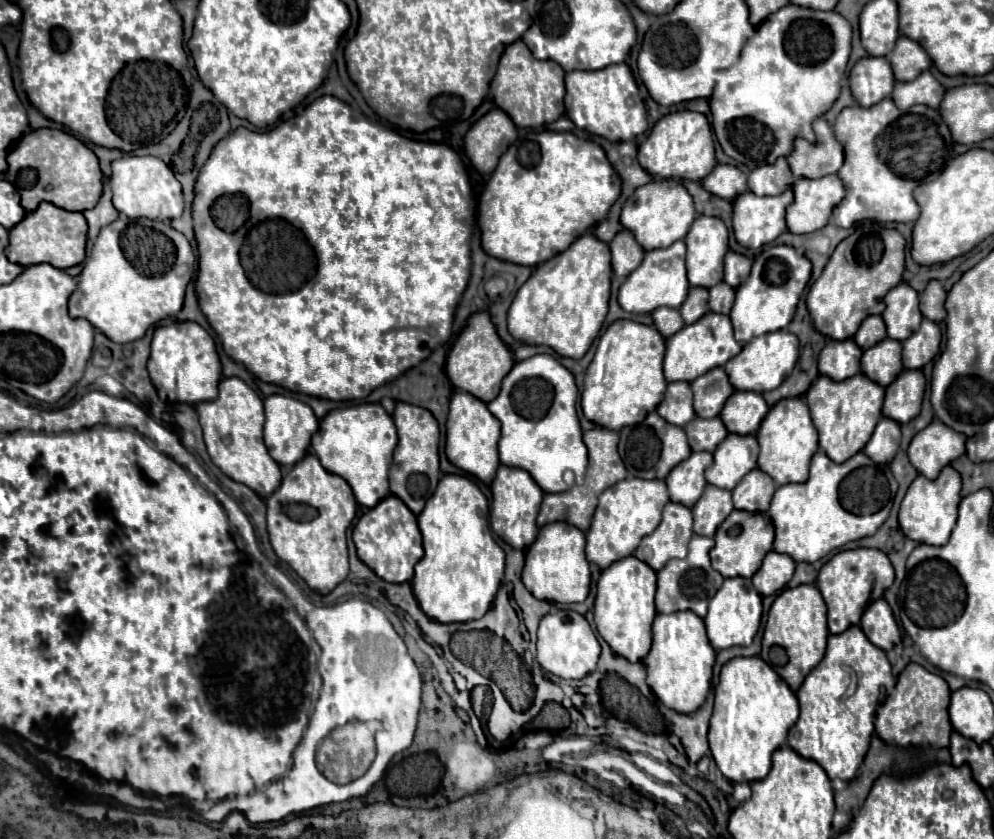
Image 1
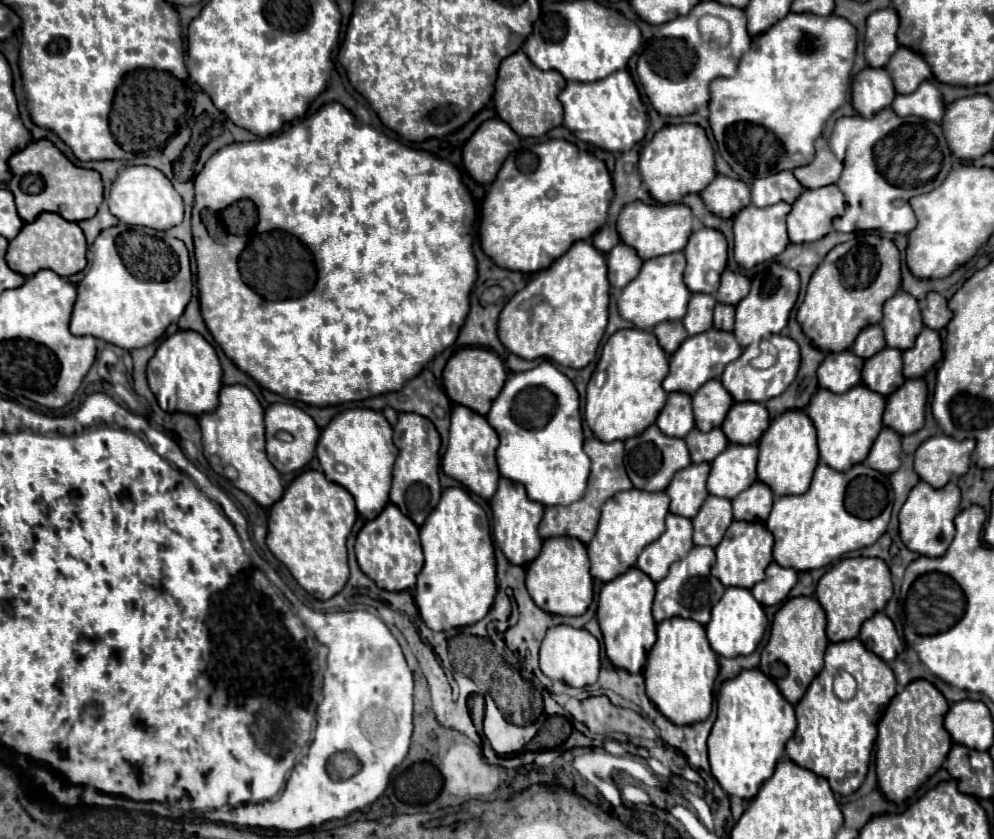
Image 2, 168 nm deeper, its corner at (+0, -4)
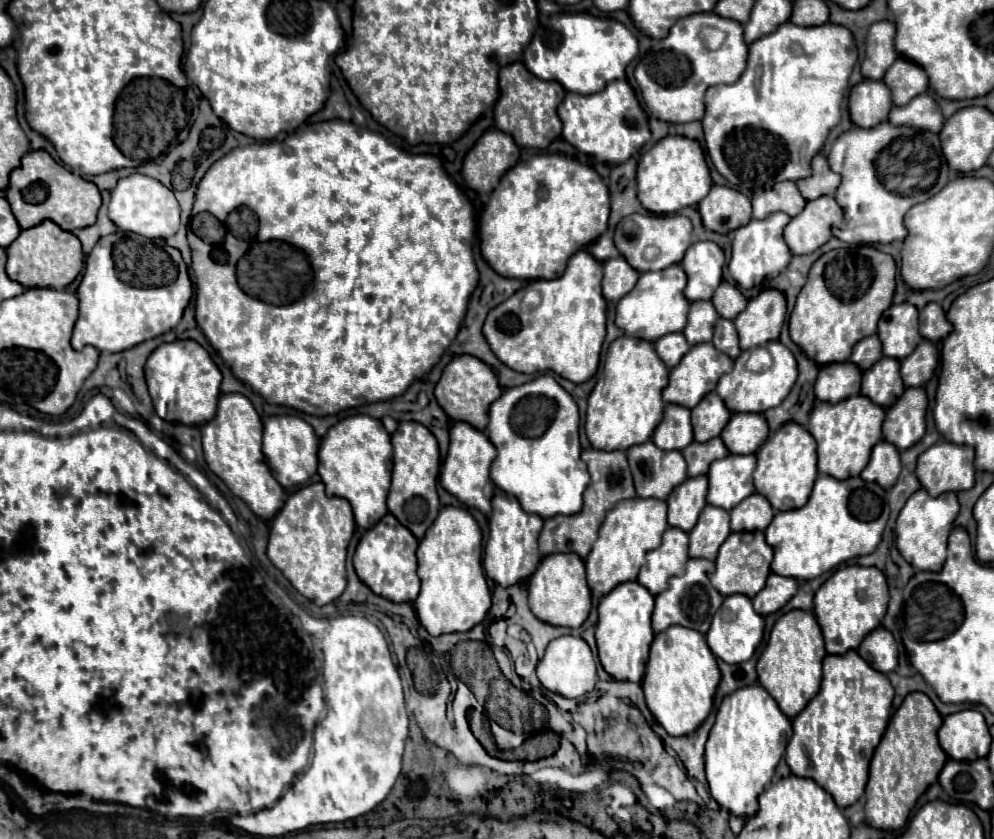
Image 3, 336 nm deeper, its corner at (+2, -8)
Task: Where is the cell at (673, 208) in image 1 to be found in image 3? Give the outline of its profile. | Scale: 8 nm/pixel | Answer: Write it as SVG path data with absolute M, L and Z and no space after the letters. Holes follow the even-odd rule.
M632 214L624 220L620 220L616 226L616 232L614 232L616 248L628 260L628 264L632 268L636 268L638 272L664 270L664 266L678 264L684 258L684 250L688 250L688 246L692 244L690 240L692 240L692 222L690 222L690 218L680 216L680 214L672 214L672 216ZM650 246L654 246L658 250L658 254L652 260L644 258L644 250Z

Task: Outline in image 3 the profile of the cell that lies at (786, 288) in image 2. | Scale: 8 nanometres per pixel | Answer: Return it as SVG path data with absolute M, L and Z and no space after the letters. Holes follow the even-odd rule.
M764 288L754 296L746 310L738 314L734 326L740 336L740 348L750 350L778 340L786 318L786 296L776 288Z

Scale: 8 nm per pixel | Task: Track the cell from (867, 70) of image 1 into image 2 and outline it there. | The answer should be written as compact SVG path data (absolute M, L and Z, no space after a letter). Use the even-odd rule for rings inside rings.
M864 68L852 80L852 106L864 118L888 108L894 96L894 86L884 68Z

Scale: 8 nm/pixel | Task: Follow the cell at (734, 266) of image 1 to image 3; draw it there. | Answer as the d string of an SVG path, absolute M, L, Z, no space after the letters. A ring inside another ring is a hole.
M726 280L716 288L716 294L712 296L712 304L716 306L716 312L728 320L734 320L736 314L740 314L746 308L746 302L748 302L746 296Z

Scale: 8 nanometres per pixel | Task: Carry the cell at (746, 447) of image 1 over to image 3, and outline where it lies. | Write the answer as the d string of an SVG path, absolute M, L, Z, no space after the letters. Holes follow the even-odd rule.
M728 454L726 458L720 458L712 462L708 480L708 504L732 510L736 504L740 504L744 498L754 494L752 484L752 472L756 468L756 456L754 454Z

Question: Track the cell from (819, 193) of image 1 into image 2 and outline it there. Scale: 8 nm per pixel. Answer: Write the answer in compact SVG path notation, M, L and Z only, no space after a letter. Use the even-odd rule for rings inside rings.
M838 186L804 190L788 214L788 236L792 244L806 244L832 232L832 220L845 212L846 200Z

